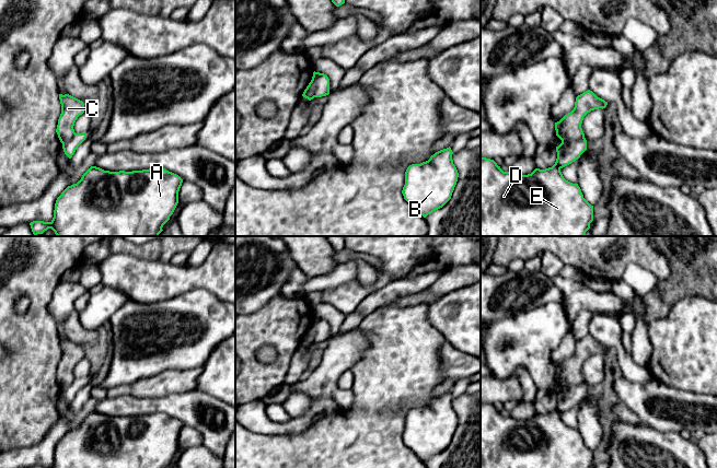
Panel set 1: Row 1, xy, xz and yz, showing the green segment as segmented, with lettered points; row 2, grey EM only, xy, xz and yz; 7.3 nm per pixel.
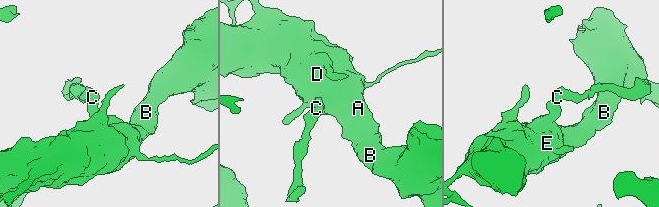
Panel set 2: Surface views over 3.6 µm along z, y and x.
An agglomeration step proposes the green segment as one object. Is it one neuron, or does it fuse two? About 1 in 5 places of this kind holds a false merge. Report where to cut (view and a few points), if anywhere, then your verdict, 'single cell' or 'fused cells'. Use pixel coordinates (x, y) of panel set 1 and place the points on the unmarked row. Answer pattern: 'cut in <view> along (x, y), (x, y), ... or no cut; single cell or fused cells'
cut in xz along (320, 318), (314, 326), (314, 341); fused cells

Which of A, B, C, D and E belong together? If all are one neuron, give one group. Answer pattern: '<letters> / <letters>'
A B D E / C

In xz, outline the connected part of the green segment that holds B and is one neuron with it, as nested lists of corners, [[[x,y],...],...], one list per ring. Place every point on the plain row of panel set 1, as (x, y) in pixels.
[[[449,391],[426,407],[409,410],[405,417],[404,444],[424,463],[451,444],[459,422],[452,399]]]

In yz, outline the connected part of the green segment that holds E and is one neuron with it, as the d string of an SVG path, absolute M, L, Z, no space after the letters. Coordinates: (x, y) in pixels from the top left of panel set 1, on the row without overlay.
M586 384L562 387L552 412L535 413L528 420L504 417L494 405L481 401L481 468L591 468L593 451L583 443L578 429L566 425L560 417L586 395Z

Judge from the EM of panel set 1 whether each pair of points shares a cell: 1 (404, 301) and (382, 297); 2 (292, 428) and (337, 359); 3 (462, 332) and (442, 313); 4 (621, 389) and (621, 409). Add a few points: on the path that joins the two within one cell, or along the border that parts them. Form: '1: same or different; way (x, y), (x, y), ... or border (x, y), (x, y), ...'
1: different; border (418, 291), (412, 294), (400, 295), (381, 306)
2: same; way (311, 414), (321, 405), (321, 385), (325, 377)
3: same; way (458, 328), (447, 317)
4: different; border (621, 402), (640, 420)

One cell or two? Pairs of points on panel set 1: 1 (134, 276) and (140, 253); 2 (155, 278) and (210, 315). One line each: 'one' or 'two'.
1: two
2: two

